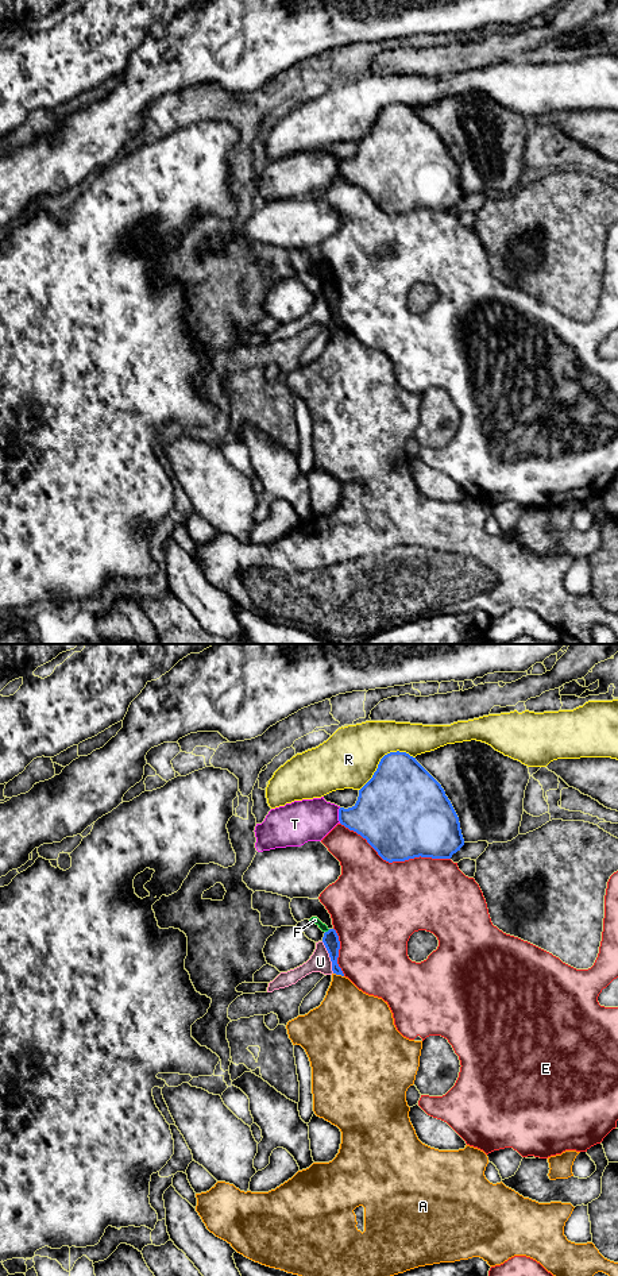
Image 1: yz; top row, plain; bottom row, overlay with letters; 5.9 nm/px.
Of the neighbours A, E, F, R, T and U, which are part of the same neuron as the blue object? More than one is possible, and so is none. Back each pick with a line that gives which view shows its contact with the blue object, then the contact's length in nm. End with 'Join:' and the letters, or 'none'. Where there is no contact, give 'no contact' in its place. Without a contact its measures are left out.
Join: none

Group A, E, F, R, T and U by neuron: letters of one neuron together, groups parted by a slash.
A / E / F / R / T / U

